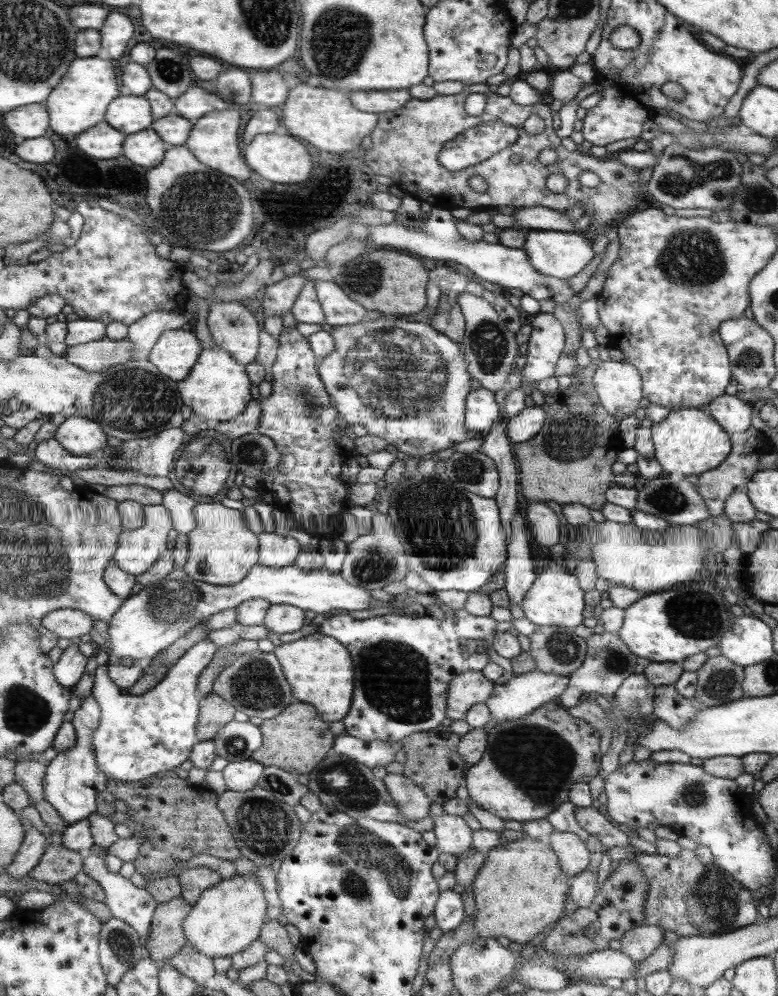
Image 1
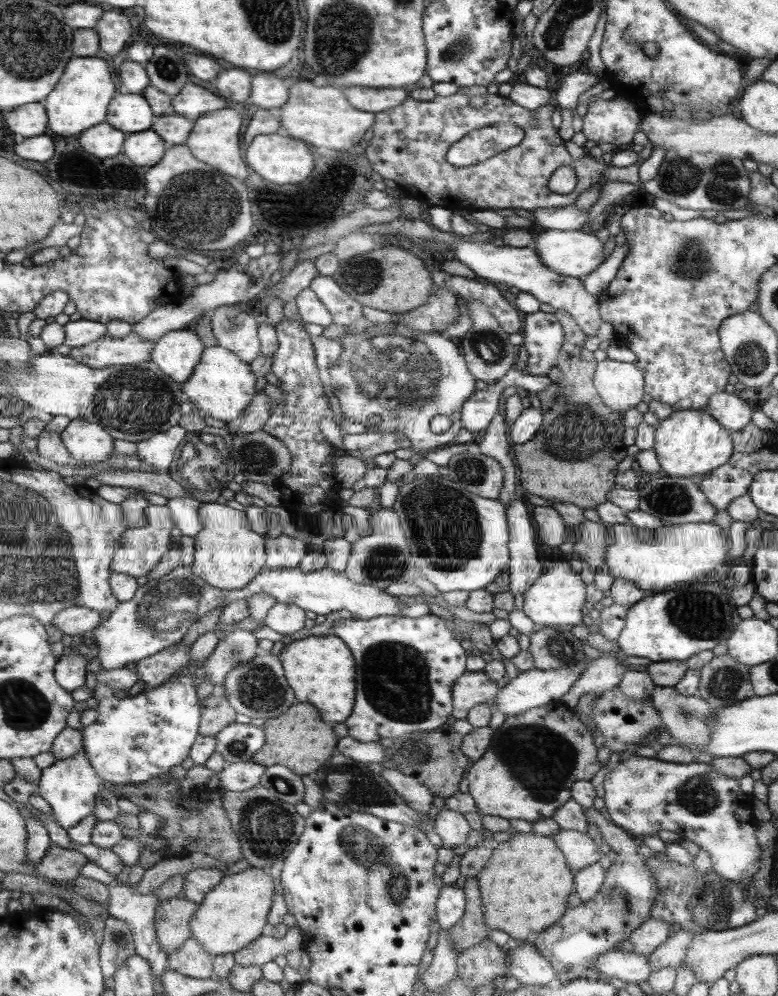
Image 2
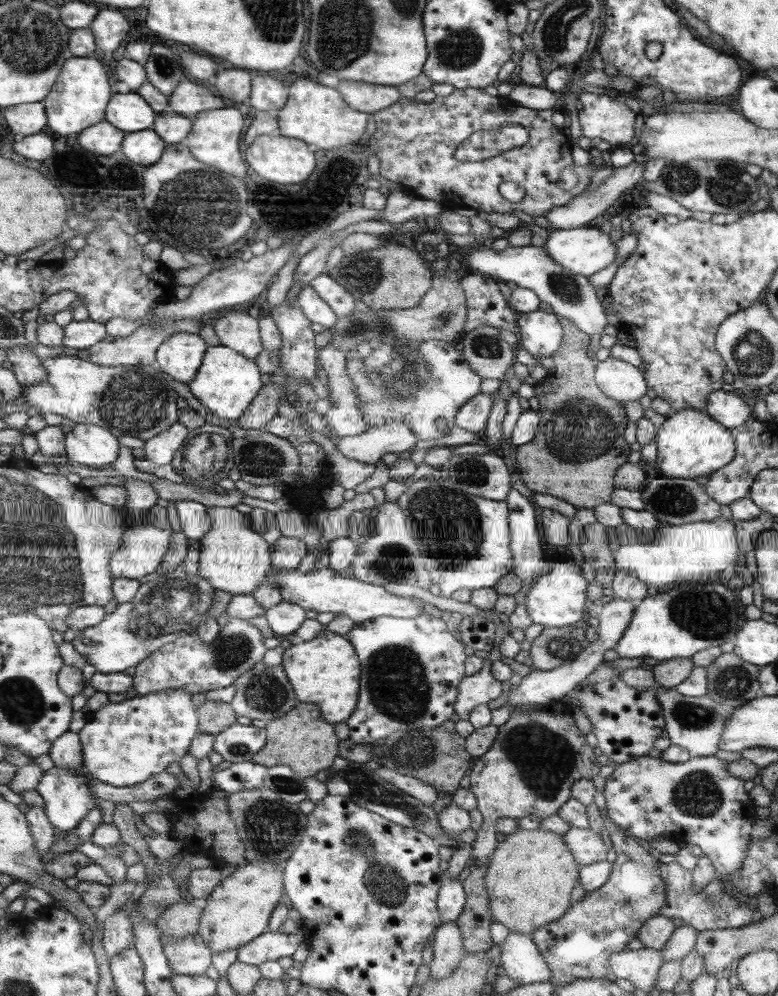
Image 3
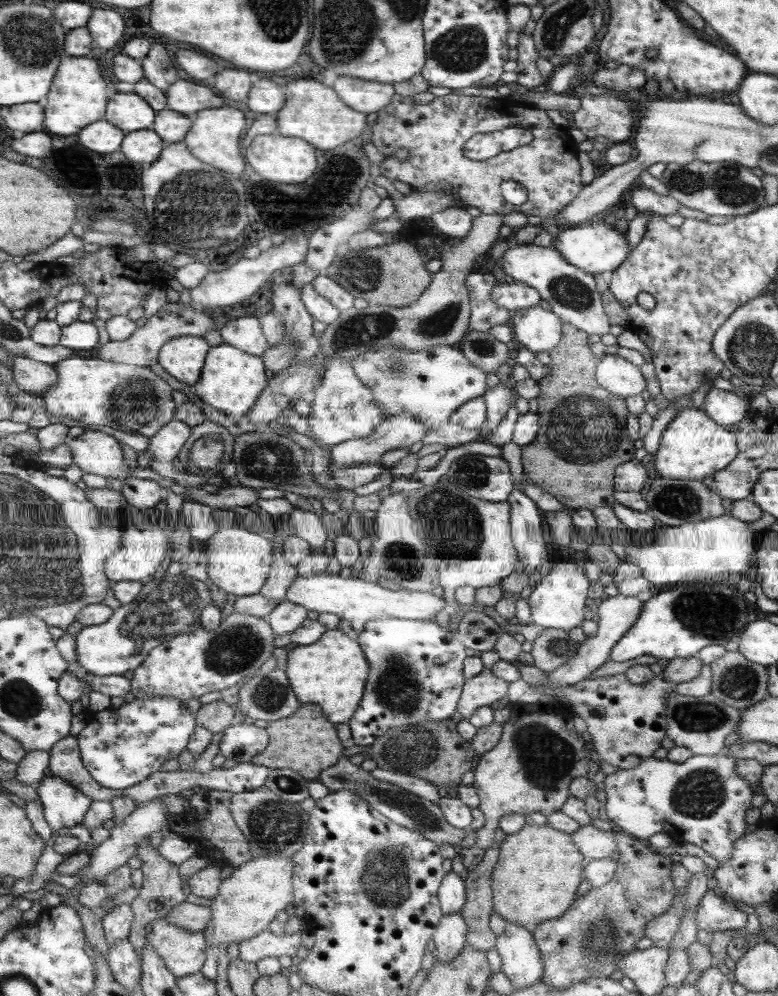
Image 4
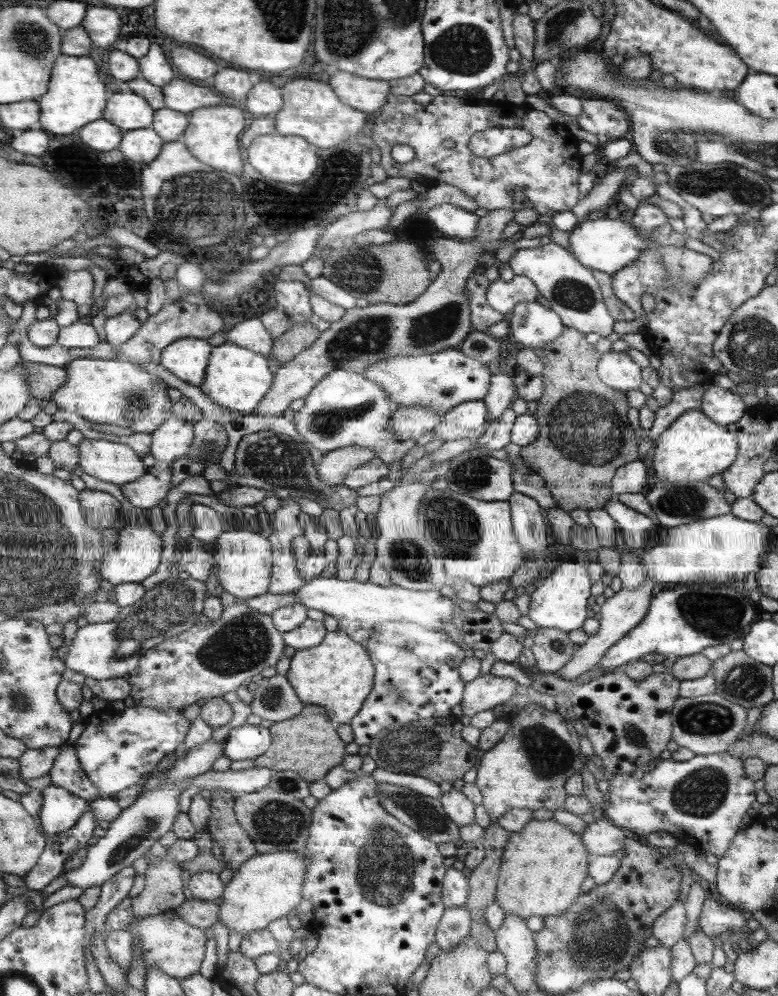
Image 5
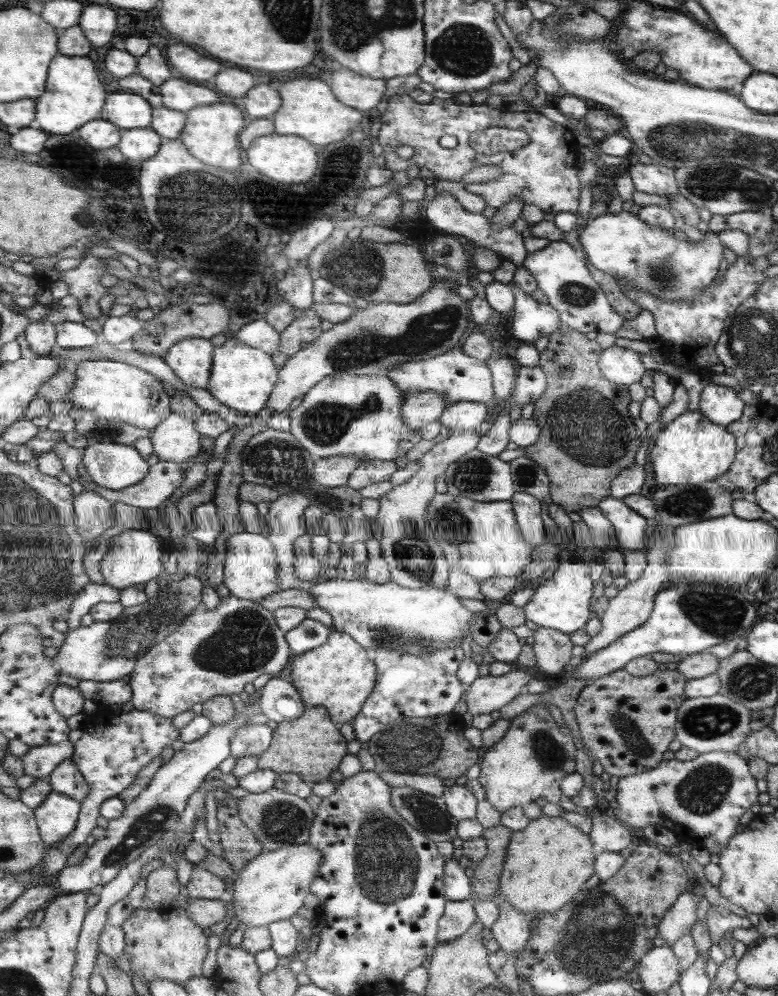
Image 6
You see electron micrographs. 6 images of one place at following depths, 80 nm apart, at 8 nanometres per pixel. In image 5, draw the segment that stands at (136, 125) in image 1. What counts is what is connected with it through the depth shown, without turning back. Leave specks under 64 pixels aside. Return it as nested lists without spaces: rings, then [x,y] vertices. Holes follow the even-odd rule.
[[[113,90],[104,118],[124,131],[131,131],[153,126],[155,115],[156,110],[137,93]]]

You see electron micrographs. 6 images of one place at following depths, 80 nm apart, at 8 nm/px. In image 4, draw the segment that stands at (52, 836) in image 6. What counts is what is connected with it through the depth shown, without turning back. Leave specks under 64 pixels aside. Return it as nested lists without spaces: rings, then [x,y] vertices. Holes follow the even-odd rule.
[[[51,775],[37,786],[46,819],[54,830],[77,827],[84,822],[94,800],[67,779]]]

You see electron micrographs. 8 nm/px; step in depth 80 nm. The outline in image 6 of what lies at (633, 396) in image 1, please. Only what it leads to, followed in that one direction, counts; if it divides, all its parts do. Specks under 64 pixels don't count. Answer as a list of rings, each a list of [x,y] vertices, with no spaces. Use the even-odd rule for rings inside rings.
[[[616,345],[603,349],[600,367],[602,375],[611,384],[628,387],[639,382],[643,376],[643,366],[639,362],[639,354],[631,349],[623,349]]]

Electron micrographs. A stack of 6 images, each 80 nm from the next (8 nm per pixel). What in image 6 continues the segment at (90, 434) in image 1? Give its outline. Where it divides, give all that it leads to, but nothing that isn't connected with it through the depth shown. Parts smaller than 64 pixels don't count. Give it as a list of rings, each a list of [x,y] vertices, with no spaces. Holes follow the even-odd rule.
[[[89,442],[82,463],[93,482],[115,491],[143,482],[151,472],[139,450],[123,444]]]

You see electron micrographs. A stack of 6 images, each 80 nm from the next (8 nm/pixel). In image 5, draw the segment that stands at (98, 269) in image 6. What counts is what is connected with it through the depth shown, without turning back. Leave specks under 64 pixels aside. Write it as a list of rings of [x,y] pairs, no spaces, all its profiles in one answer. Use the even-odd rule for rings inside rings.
[[[87,268],[79,271],[63,271],[60,280],[61,298],[78,304],[81,315],[93,312],[93,288],[95,280]]]

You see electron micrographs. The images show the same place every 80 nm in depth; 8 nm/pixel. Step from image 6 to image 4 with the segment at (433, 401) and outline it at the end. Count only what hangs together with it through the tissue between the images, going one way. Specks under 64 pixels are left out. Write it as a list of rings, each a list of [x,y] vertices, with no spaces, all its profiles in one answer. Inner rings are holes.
[[[394,414],[387,417],[381,424],[375,427],[374,434],[367,436],[366,439],[361,440],[347,440],[346,443],[335,444],[331,447],[329,456],[329,476],[332,470],[341,470],[347,466],[357,466],[357,464],[376,464],[379,462],[380,456],[391,450],[400,450],[411,447],[423,439],[427,434],[427,426],[421,425],[417,419],[413,419],[410,414]]]

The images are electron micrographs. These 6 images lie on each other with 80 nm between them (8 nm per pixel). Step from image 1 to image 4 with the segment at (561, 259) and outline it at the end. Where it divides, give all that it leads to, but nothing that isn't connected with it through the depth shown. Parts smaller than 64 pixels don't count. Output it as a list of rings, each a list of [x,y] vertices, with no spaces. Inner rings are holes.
[[[603,221],[592,224],[587,222],[574,228],[562,228],[552,247],[557,248],[558,252],[561,252],[561,255],[575,268],[582,269],[583,272],[591,275],[603,274],[607,276],[619,267],[629,255],[631,247],[627,245],[624,235],[620,235],[614,226],[608,226]]]

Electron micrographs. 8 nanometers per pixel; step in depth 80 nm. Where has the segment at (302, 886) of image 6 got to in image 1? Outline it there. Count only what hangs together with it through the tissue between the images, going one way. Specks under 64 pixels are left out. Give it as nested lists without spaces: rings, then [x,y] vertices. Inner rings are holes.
[[[254,873],[223,879],[218,885],[206,890],[191,914],[185,920],[185,938],[193,949],[213,959],[232,957],[246,951],[258,938],[261,926],[267,922],[265,893]]]

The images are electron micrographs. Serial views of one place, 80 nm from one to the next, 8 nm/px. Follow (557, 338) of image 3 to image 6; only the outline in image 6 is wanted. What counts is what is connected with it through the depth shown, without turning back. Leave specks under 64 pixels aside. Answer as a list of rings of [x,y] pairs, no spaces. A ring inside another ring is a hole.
[[[512,286],[514,290],[514,305],[513,305],[513,315],[511,318],[511,336],[518,340],[520,343],[533,344],[537,338],[541,336],[549,336],[557,330],[560,325],[560,320],[557,312],[553,310],[548,304],[539,303],[527,294],[520,292],[516,286]]]

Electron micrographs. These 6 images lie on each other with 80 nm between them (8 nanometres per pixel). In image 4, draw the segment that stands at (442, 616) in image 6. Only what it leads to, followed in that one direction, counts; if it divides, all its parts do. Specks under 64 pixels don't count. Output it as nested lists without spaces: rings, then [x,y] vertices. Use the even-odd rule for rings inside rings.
[[[321,572],[318,575],[297,578],[286,588],[285,601],[313,610],[317,614],[329,612],[338,616],[339,620],[347,620],[357,634],[363,631],[363,626],[373,619],[433,619],[434,614],[441,609],[447,610],[445,602],[431,592],[397,592],[383,588],[377,582],[363,581],[359,578],[341,578],[338,574]]]

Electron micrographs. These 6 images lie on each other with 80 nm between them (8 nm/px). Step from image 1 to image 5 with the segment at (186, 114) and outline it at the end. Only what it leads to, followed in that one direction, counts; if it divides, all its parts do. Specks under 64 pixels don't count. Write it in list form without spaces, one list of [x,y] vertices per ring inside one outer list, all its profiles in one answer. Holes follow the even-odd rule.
[[[175,80],[163,88],[166,107],[171,110],[190,115],[200,108],[219,106],[223,98],[217,96],[213,90],[195,86],[185,80]]]

